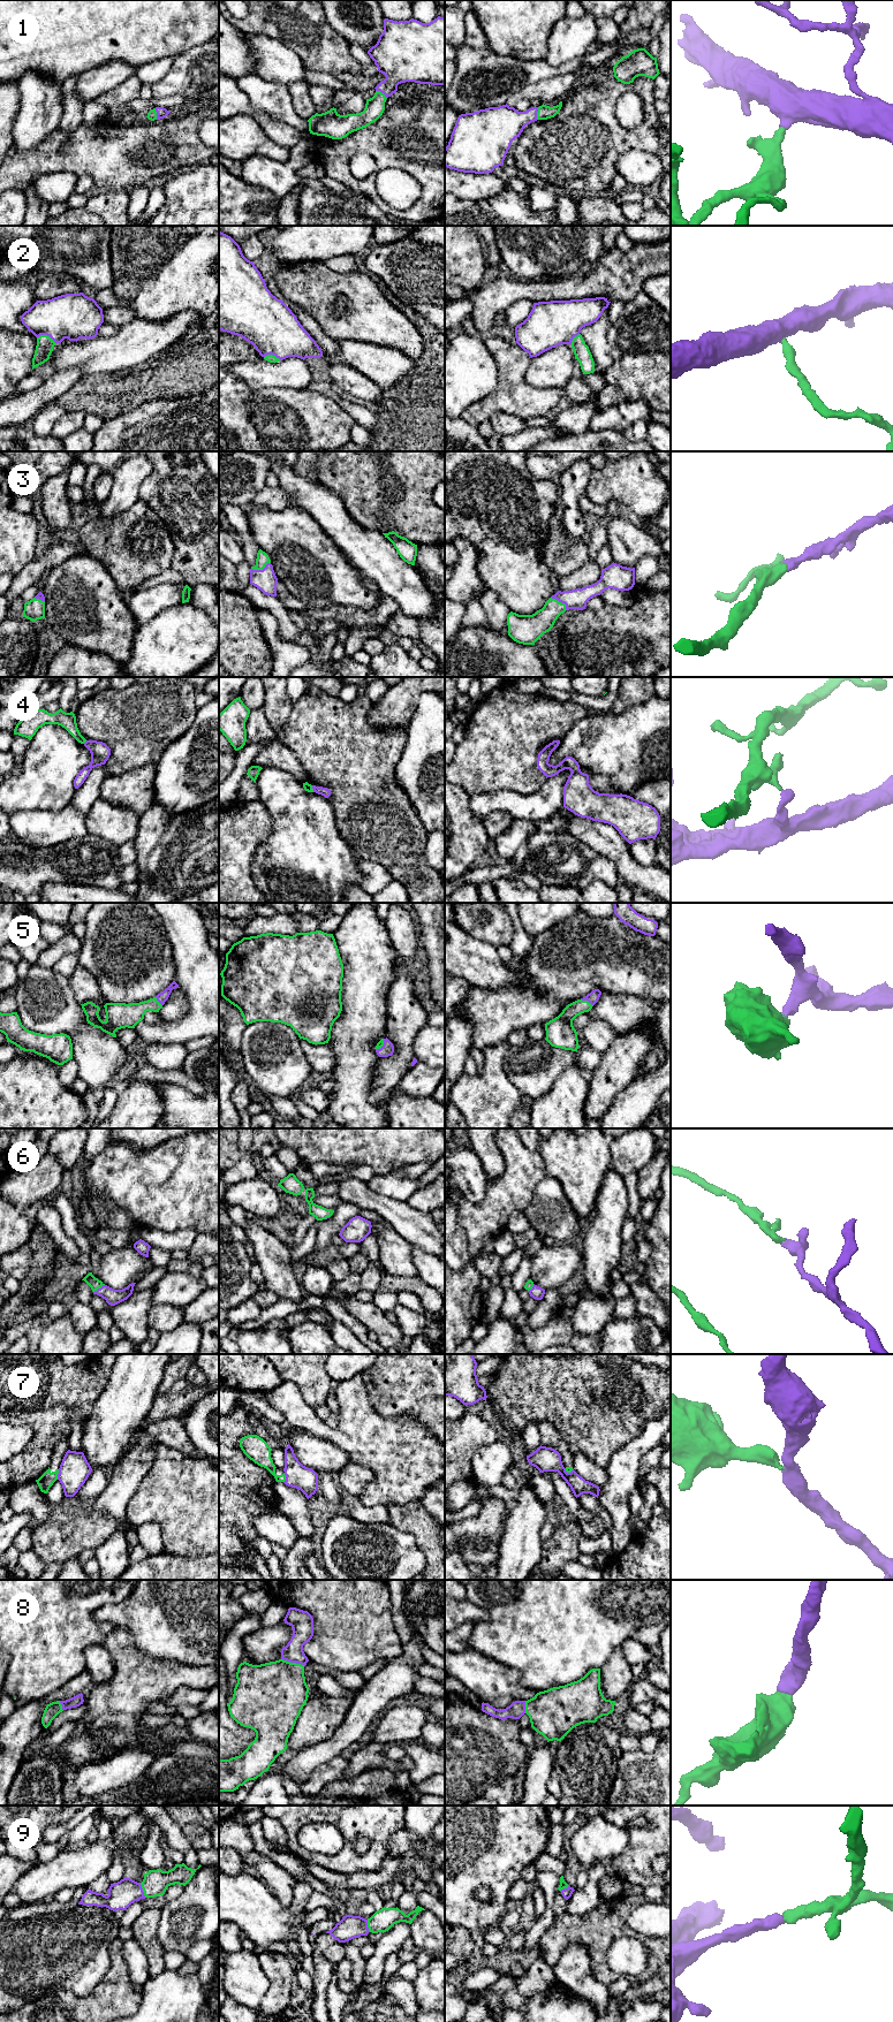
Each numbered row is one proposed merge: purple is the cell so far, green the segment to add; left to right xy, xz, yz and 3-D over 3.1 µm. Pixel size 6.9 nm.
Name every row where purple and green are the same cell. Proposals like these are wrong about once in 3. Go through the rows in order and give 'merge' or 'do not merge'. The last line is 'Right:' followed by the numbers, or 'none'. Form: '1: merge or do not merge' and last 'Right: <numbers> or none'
1: merge
2: merge
3: merge
4: do not merge
5: merge
6: merge
7: do not merge
8: merge
9: merge
Right: 1, 2, 3, 5, 6, 8, 9

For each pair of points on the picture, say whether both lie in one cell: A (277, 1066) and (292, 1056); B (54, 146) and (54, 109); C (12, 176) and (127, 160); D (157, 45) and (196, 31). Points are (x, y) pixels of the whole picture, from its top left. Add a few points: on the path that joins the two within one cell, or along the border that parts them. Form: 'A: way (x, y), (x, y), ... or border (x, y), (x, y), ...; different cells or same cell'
A: way (280, 1066), (288, 1059); same cell
B: border (58, 127), (35, 149); different cells
C: way (40, 160), (98, 160); same cell
D: way (166, 45), (180, 31), (187, 31); same cell

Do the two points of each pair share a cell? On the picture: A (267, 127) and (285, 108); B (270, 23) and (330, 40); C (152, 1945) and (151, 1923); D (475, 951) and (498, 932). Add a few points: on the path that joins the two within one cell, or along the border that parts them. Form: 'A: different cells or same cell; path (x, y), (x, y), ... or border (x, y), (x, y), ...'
A: different cells; border (251, 105), (300, 130)
B: same cell; path (285, 23), (297, 23), (315, 40)
C: same cell; path (151, 1939), (151, 1929)
D: different cells; border (462, 929), (473, 937), (496, 947)

